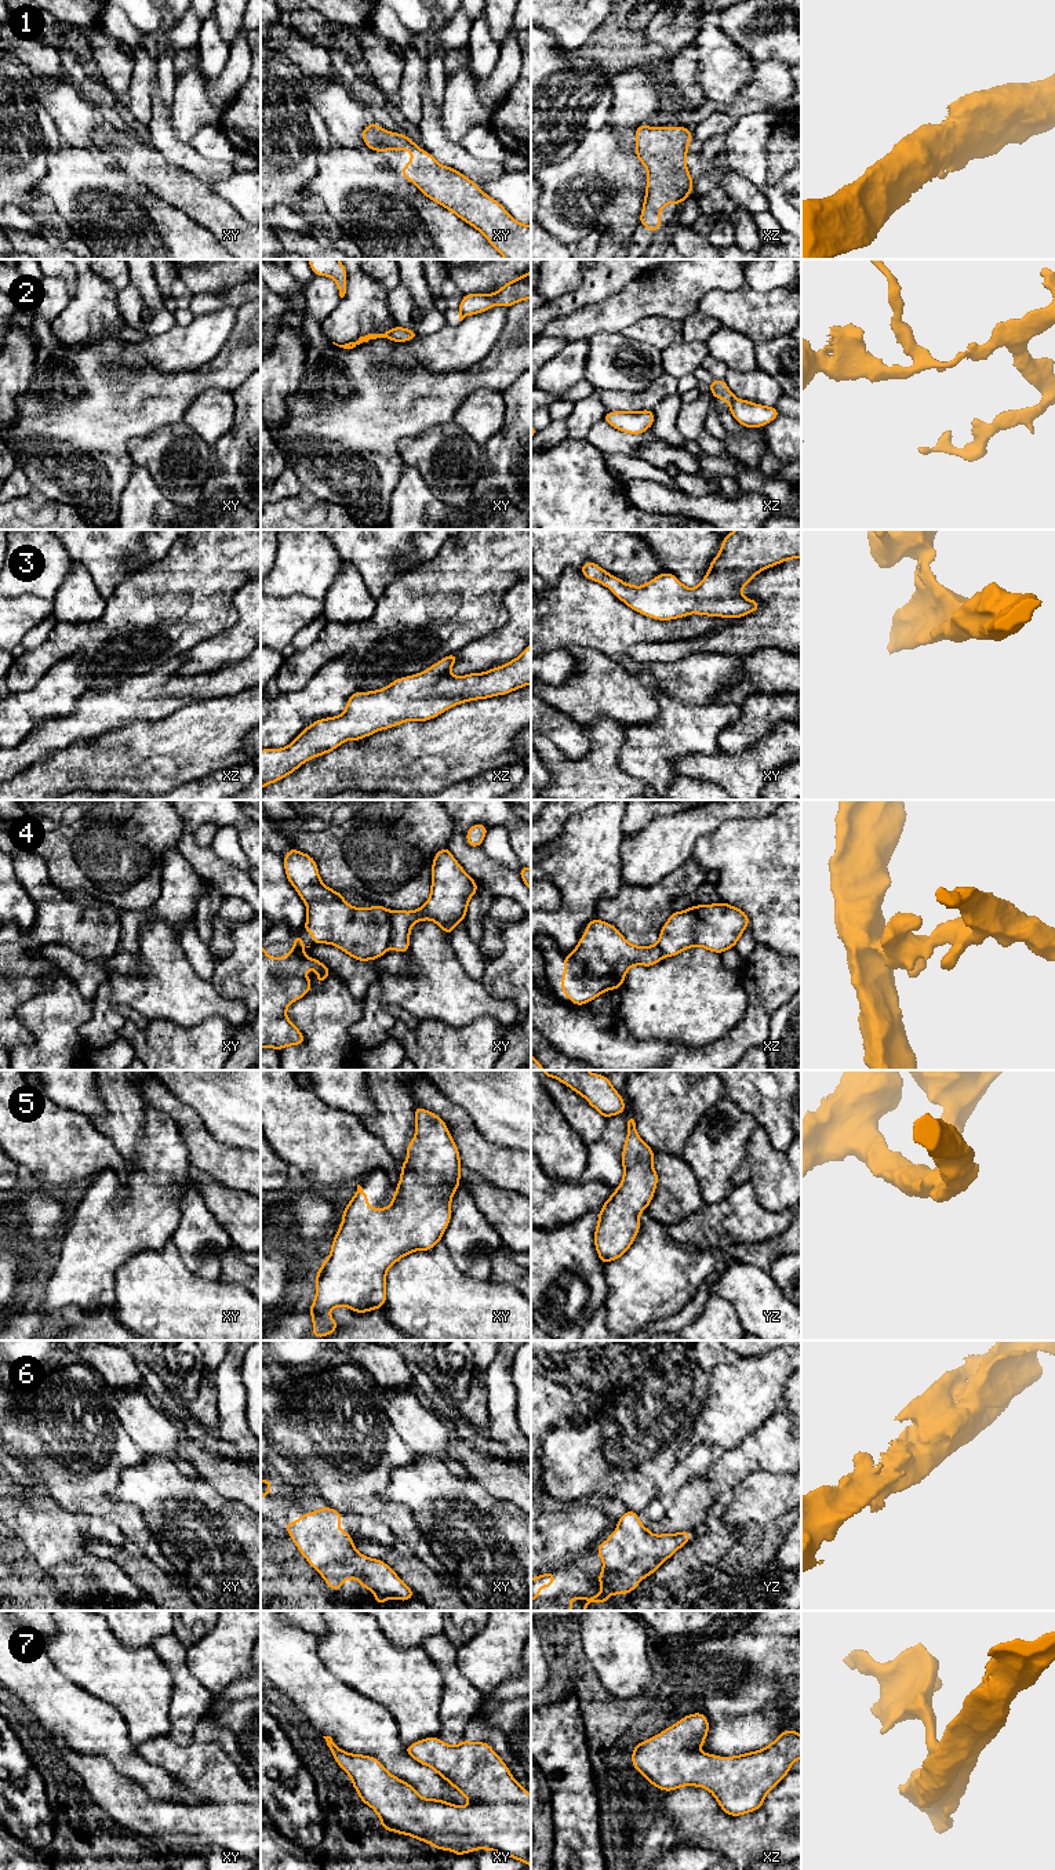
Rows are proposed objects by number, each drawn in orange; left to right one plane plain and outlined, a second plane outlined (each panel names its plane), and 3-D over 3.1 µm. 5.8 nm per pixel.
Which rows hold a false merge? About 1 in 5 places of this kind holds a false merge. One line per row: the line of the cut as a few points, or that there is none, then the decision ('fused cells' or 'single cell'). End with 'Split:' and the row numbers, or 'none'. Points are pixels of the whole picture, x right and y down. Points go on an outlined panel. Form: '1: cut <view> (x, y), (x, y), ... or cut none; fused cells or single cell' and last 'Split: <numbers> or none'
1: cut none; single cell
2: cut xz (734, 396), (730, 403); fused cells
3: cut none; single cell
4: cut xy (388, 910), (390, 946); fused cells
5: cut none; single cell
6: cut none; single cell
7: cut none; single cell
Split: 2, 4

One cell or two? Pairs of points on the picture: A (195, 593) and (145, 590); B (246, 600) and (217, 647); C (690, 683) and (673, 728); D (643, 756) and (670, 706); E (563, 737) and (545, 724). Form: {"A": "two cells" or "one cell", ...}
{"A": "one cell", "B": "one cell", "C": "two cells", "D": "one cell", "E": "one cell"}

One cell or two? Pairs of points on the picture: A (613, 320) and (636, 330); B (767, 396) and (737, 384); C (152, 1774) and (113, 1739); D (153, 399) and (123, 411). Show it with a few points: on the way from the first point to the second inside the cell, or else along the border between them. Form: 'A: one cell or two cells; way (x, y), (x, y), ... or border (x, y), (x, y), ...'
A: two cells; border (659, 317), (641, 317), (621, 333)
B: one cell; way (760, 389), (744, 385)
C: one cell; way (141, 1771), (120, 1750)
D: one cell; way (146, 401), (130, 410)

